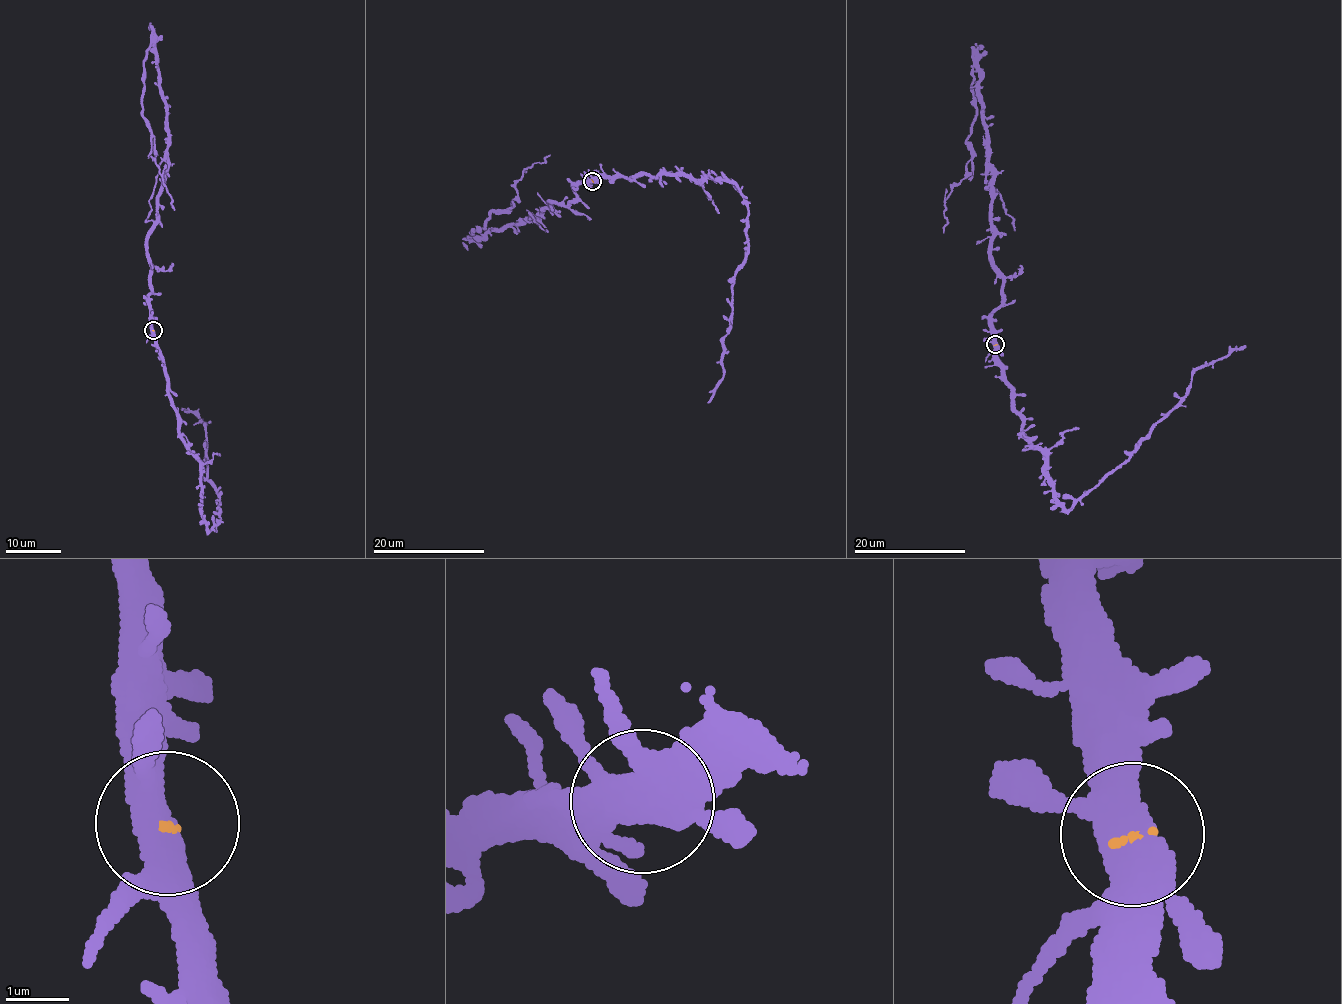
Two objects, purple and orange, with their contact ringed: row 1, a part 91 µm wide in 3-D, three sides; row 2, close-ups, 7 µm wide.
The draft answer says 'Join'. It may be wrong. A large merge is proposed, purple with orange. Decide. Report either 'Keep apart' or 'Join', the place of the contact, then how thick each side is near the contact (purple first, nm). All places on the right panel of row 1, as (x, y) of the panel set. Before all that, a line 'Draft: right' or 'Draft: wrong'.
Draft: wrong
Keep apart. Place: (995, 344). Thickness 440 nm (purple) against 60 nm

